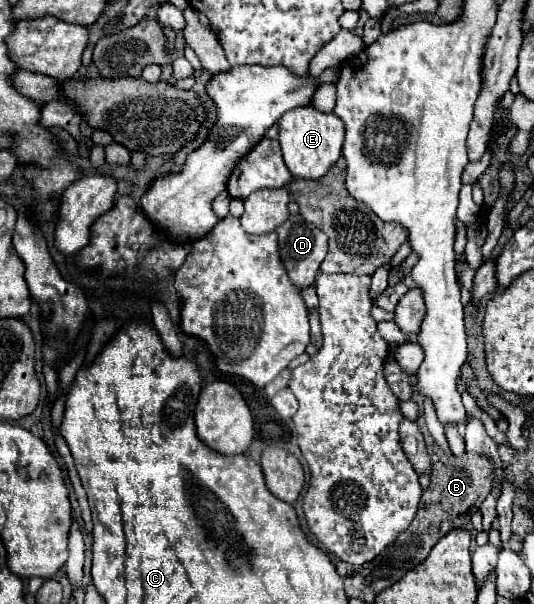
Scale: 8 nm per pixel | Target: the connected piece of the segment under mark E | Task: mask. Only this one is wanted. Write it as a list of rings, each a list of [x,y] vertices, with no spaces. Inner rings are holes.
[[[298,107],[280,119],[280,135],[284,163],[296,179],[320,179],[342,155],[344,123],[334,113],[322,113],[314,107]]]

